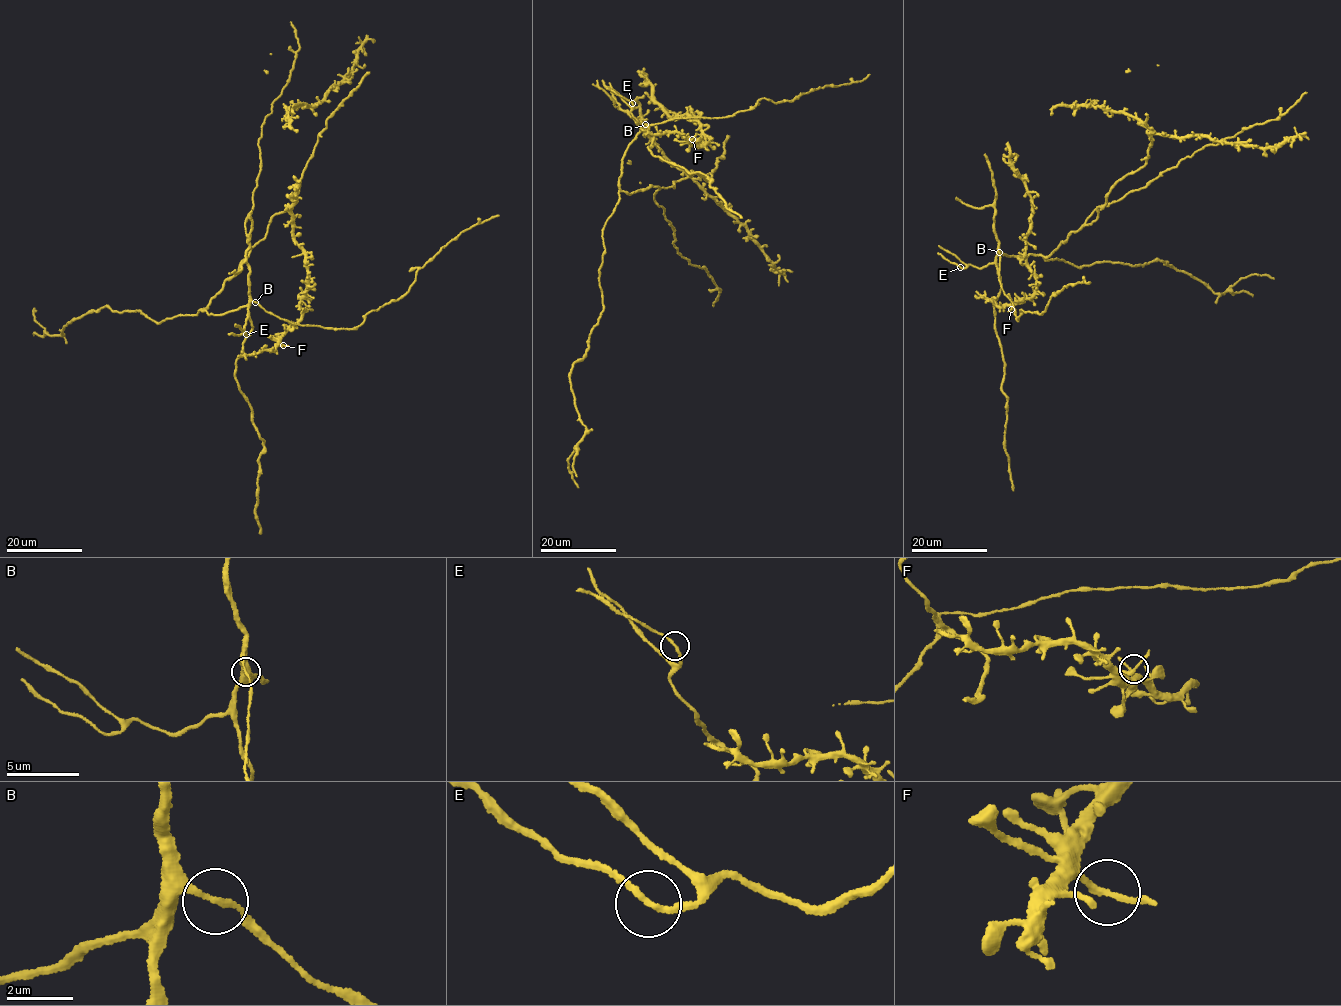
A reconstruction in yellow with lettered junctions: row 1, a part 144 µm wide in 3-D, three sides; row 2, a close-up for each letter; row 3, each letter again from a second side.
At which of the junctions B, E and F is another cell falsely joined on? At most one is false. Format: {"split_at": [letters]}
{"split_at": []}

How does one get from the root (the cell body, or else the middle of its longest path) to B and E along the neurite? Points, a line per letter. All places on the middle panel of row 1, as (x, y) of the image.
B: (632, 192), (629, 195), (619, 188), (622, 158), (645, 124)
E: (632, 192), (629, 195), (623, 191), (619, 182), (623, 156), (643, 129), (631, 113), (632, 103)

